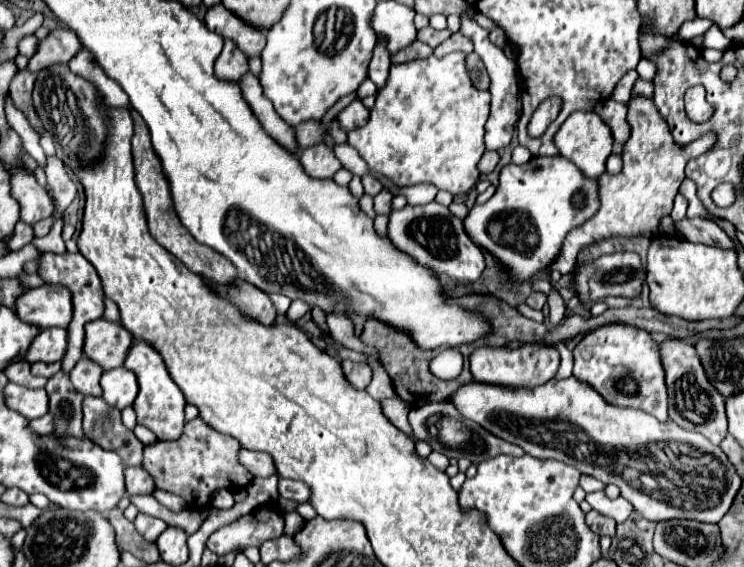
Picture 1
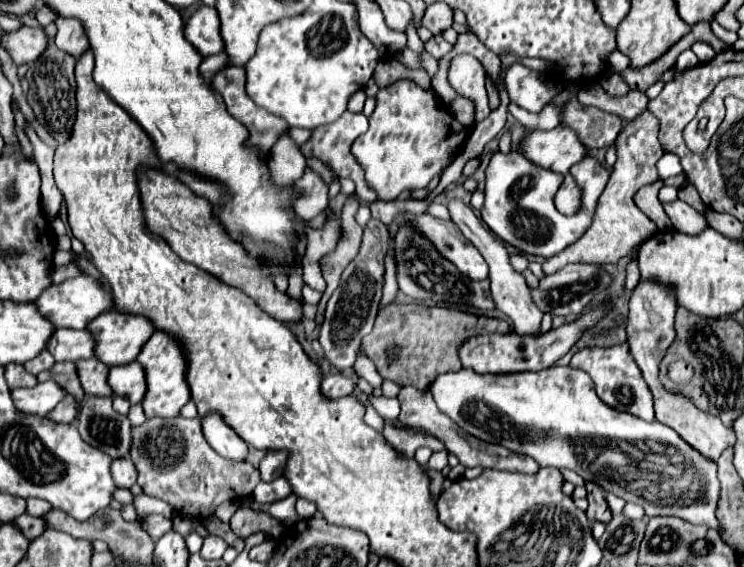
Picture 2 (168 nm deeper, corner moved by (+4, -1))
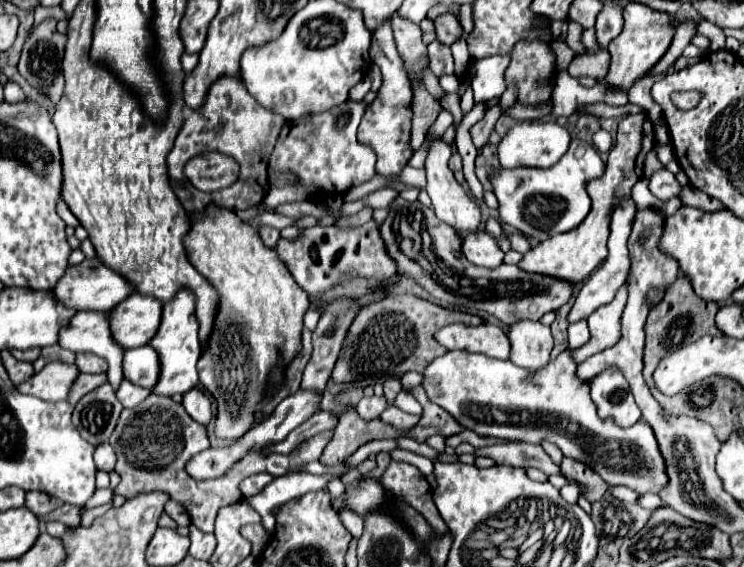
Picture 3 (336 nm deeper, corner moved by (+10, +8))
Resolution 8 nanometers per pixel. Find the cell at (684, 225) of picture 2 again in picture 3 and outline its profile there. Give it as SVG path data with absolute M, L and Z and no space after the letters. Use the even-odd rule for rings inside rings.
M666 167L658 169L652 177L650 177L650 191L654 197L658 197L660 201L668 201L670 197L680 195L680 183L676 179L676 175L672 171L668 171Z

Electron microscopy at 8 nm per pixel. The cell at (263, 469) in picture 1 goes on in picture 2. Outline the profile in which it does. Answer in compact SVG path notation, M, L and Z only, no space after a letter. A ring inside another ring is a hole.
M210 414L202 420L202 430L208 444L224 458L244 462L248 458L248 444L238 438L238 434L224 424L218 414Z

